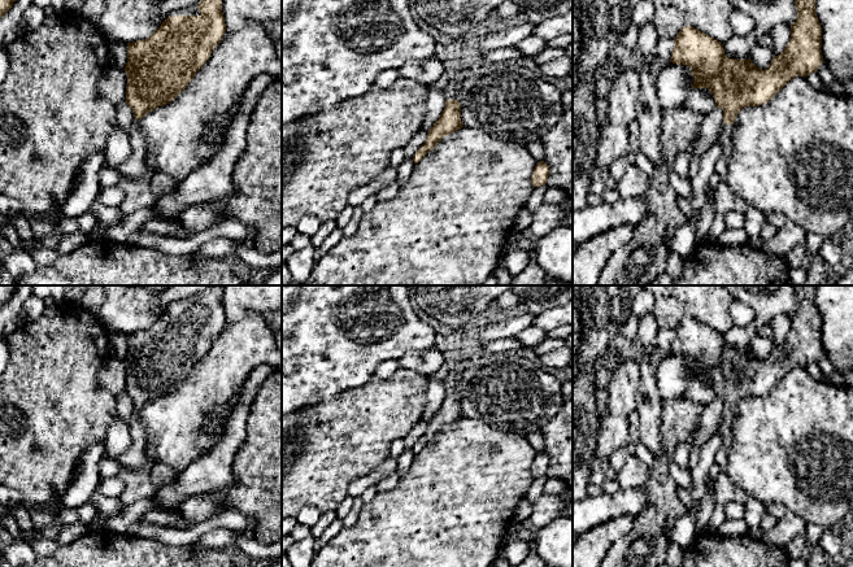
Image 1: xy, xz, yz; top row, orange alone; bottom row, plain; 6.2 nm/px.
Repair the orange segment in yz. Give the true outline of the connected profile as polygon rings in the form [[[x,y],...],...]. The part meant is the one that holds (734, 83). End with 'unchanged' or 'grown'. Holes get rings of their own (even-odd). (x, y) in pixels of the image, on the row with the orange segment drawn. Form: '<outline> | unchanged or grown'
[[[795,0],[795,3],[797,18],[791,26],[789,42],[780,54],[774,56],[766,70],[757,67],[750,58],[737,60],[727,57],[721,42],[692,26],[682,27],[674,39],[670,62],[689,66],[693,77],[692,90],[706,87],[715,100],[715,106],[723,109],[723,125],[718,138],[722,147],[722,156],[715,165],[715,173],[721,176],[714,195],[715,213],[724,214],[731,209],[740,211],[745,218],[744,230],[749,239],[761,237],[761,230],[766,219],[762,211],[745,202],[741,196],[734,192],[726,180],[727,165],[732,156],[734,121],[743,108],[766,104],[795,77],[801,75],[806,78],[810,73],[817,73],[823,62],[821,51],[822,27],[815,14],[815,0]]] | grown

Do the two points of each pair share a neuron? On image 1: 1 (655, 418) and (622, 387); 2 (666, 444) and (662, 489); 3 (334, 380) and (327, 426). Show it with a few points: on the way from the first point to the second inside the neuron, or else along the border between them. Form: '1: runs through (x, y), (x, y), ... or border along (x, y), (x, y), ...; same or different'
1: border along (639, 370), (635, 409); different
2: runs through (666, 456), (662, 461), (662, 478); same
3: border along (360, 386), (352, 389), (343, 389), (304, 409); different

